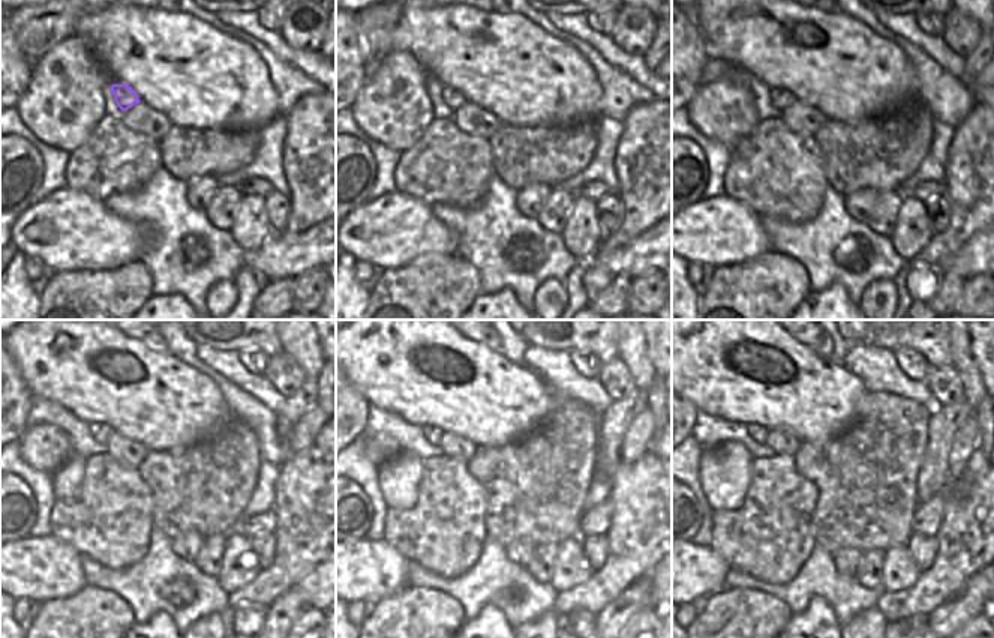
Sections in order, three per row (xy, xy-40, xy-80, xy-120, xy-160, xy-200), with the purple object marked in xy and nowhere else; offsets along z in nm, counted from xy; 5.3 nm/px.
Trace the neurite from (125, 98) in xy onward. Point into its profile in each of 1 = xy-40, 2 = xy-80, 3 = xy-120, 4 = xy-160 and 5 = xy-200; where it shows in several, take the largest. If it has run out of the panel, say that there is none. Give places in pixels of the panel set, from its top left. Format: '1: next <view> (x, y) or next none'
1: next xy-40 (453, 99)
2: next xy-80 (780, 99)
3: next xy-120 (101, 433)
4: next xy-160 (434, 434)
5: next xy-200 (757, 433)

